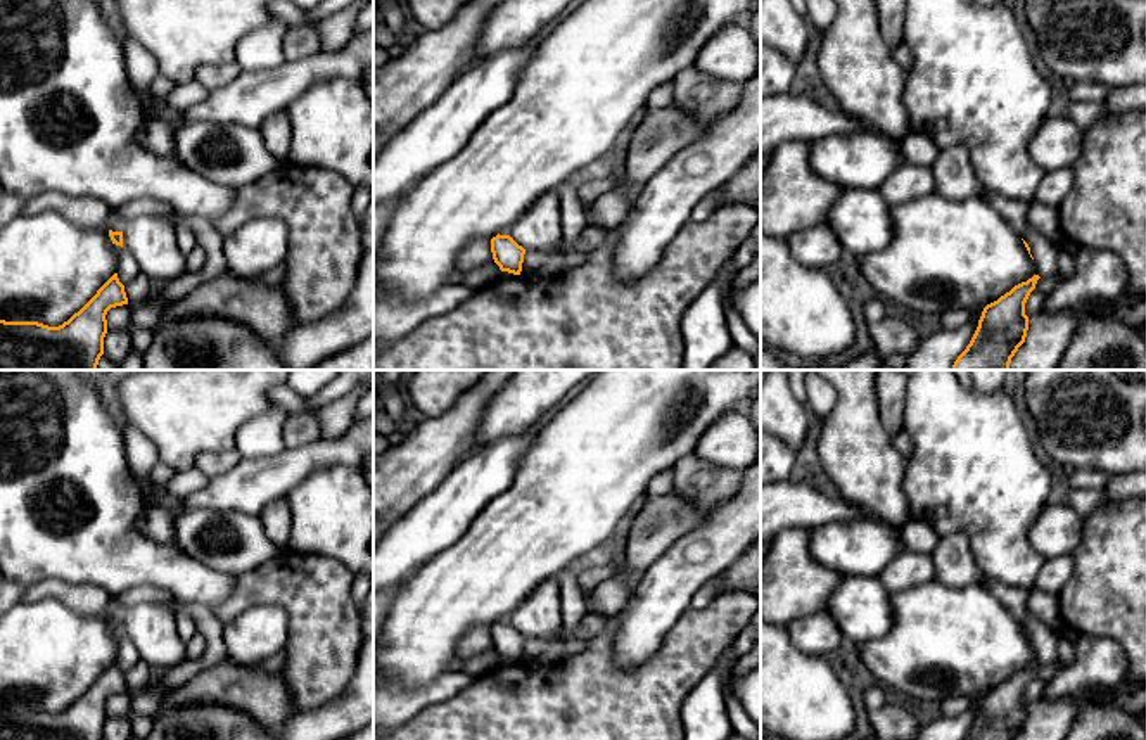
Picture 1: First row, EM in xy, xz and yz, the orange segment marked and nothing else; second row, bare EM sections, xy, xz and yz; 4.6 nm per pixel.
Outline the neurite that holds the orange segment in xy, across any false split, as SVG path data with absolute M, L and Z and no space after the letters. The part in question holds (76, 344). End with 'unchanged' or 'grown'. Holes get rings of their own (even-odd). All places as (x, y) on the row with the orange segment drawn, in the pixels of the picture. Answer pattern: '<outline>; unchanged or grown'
M114 273L59 327L0 320L0 370L97 370L107 334L105 315L123 304L128 297Z; unchanged

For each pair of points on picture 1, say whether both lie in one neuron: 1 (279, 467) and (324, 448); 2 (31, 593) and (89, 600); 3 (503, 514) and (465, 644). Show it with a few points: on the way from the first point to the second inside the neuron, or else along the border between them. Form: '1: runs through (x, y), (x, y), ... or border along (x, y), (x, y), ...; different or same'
1: runs through (289, 467), (313, 455); same
2: runs through (45, 590), (59, 590), (75, 597); same
3: border along (490, 625), (476, 625), (457, 644), (455, 656); different

